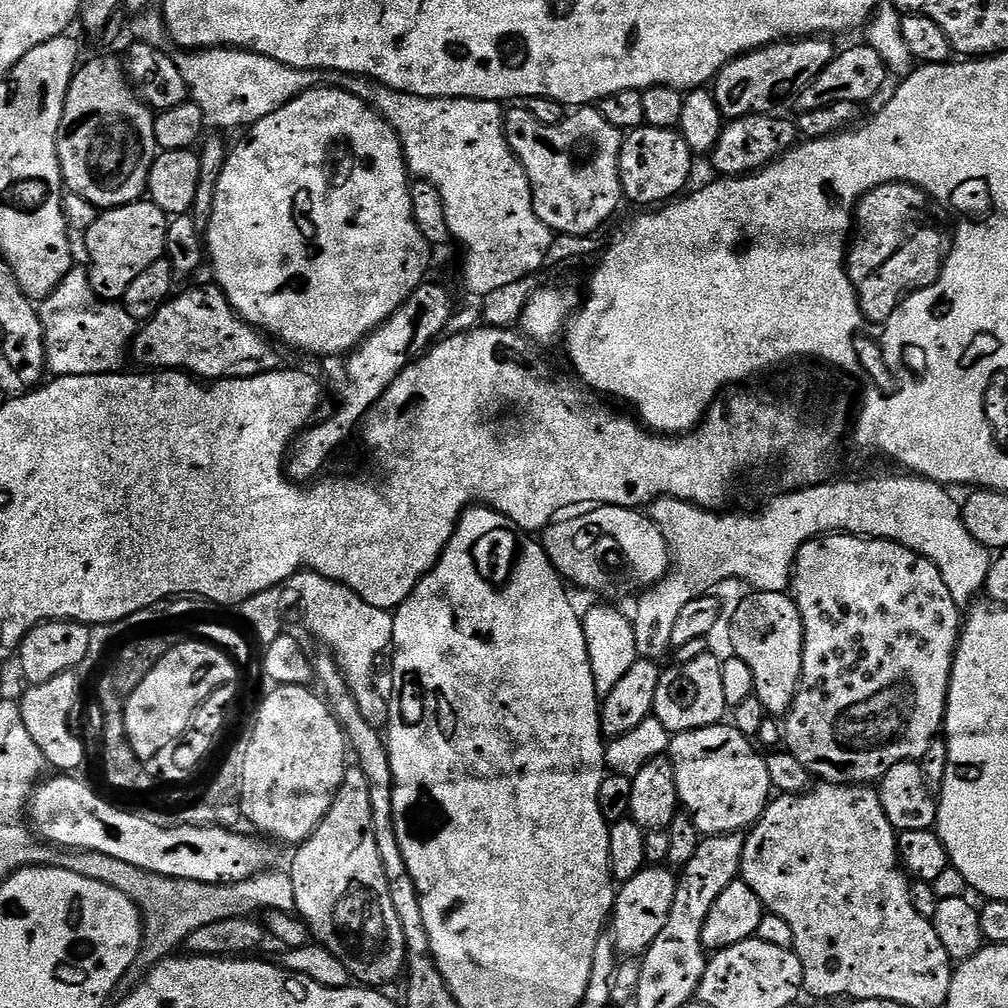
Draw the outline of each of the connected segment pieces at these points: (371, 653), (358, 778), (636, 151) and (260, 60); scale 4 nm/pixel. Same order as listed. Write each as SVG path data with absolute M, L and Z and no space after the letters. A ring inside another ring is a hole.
M301 570L286 581L286 588L296 595L300 603L300 612L304 615L304 624L325 644L327 651L336 657L336 665L342 670L342 674L348 683L348 689L352 691L354 702L358 702L358 710L362 710L362 718L370 722L370 726L377 730L383 729L388 722L388 700L376 689L376 680L372 675L376 672L376 659L389 651L394 634L394 615L387 608L370 606L358 594L354 594L337 580L326 578L317 572Z
M359 766L344 769L344 777L336 791L334 802L322 822L295 849L290 875L294 882L294 902L299 919L308 926L311 939L322 945L346 970L353 981L364 986L384 986L406 968L402 922L394 914L390 902L390 886L386 886L386 870L378 858L378 842L374 842L374 814L370 814L370 782Z
M645 126L631 129L620 147L620 185L625 197L640 206L660 206L679 197L689 187L694 153L676 128ZM685 187L685 188L684 188ZM684 188L684 189L683 189Z
M221 46L218 48L202 48L199 50L180 50L174 56L178 70L182 70L182 78L186 78L186 86L188 87L188 94L191 103L198 105L204 115L205 125L216 128L241 128L247 129L249 126L257 124L262 118L266 118L266 114L274 114L276 108L281 108L286 102L290 102L294 97L302 95L307 92L309 88L313 87L314 80L312 80L313 73L307 68L291 68L282 62L278 62L275 58L268 58L258 52L249 52L246 48L230 48Z

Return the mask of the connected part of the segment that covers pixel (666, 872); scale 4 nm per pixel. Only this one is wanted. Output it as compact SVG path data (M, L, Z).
M646 866L634 878L623 881L616 894L616 904L610 917L610 935L621 957L643 957L644 952L662 934L666 918L670 918L670 906L674 906L674 894L678 876L668 866Z

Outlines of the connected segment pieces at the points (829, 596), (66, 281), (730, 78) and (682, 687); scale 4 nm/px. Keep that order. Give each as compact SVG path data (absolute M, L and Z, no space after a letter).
M829 534L806 541L802 550L798 550L794 575L790 580L790 592L802 618L804 653L800 685L792 709L788 711L782 724L787 751L791 752L794 758L798 758L798 762L808 768L813 777L829 784L868 786L883 780L890 766L898 766L907 760L919 761L932 741L942 732L944 707L948 705L948 684L952 681L952 660L956 656L956 646L960 643L962 631L961 605L956 604L954 598L950 598L950 590L946 590L946 582L938 566L934 566L934 562L930 562L925 556L919 556L899 540L874 540L866 536Z
M73 266L61 279L56 289L39 305L40 321L44 327L44 349L46 368L53 377L97 376L103 372L115 372L130 352L130 345L137 331L137 321L124 309L123 303L102 300L94 294L88 281L88 270L84 266Z
M784 38L779 42L773 42L764 48L756 48L753 52L745 52L743 56L737 56L735 60L731 60L721 72L716 75L714 81L714 95L720 113L725 118L735 118L738 116L755 116L764 114L769 111L768 108L775 100L780 100L783 96L789 98L795 97L805 88L806 85L815 76L817 76L823 68L828 65L834 55L834 49L828 38Z
M705 654L685 664L676 662L672 666L673 668L668 669L665 667L660 673L652 708L654 718L662 722L662 726L670 734L708 728L711 724L721 723L730 708L726 702L726 693L722 691L721 657Z

